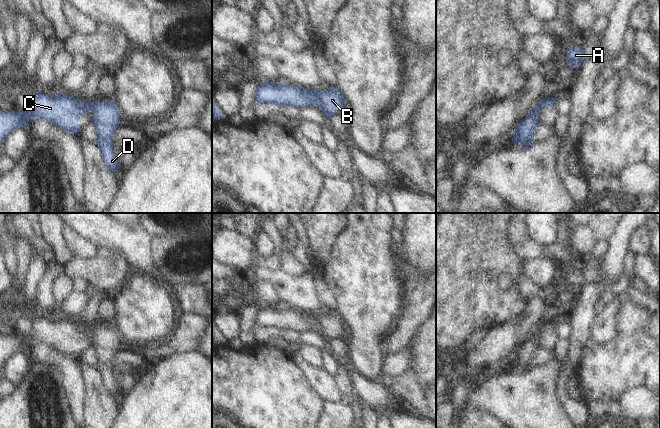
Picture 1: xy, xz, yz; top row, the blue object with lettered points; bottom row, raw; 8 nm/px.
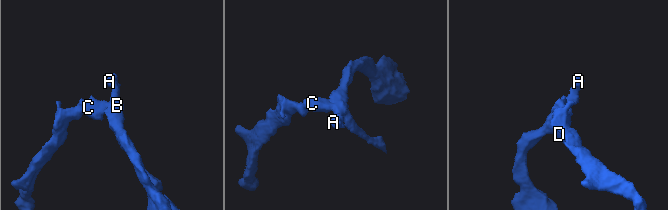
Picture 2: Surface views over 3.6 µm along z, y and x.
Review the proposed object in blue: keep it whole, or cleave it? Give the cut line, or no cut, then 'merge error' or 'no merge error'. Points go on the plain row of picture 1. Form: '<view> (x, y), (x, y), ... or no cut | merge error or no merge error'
xz (316, 315), (317, 329) | merge error

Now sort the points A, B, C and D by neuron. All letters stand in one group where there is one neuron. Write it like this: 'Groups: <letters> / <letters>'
Groups: A B D / C.

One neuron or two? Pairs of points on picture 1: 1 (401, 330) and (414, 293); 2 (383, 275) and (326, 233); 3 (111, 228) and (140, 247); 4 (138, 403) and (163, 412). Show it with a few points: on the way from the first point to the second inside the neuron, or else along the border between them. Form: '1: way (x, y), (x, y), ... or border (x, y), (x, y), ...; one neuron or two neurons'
1: way (409, 321), (414, 311), (414, 302); one neuron
2: border (347, 223), (336, 237), (325, 261); two neurons
3: way (118, 235), (124, 241), (133, 244); one neuron
4: way (144, 409), (149, 412), (157, 412); one neuron

